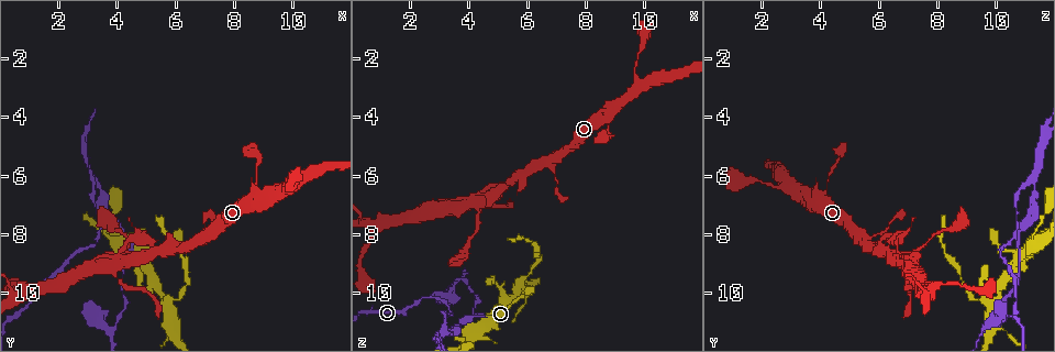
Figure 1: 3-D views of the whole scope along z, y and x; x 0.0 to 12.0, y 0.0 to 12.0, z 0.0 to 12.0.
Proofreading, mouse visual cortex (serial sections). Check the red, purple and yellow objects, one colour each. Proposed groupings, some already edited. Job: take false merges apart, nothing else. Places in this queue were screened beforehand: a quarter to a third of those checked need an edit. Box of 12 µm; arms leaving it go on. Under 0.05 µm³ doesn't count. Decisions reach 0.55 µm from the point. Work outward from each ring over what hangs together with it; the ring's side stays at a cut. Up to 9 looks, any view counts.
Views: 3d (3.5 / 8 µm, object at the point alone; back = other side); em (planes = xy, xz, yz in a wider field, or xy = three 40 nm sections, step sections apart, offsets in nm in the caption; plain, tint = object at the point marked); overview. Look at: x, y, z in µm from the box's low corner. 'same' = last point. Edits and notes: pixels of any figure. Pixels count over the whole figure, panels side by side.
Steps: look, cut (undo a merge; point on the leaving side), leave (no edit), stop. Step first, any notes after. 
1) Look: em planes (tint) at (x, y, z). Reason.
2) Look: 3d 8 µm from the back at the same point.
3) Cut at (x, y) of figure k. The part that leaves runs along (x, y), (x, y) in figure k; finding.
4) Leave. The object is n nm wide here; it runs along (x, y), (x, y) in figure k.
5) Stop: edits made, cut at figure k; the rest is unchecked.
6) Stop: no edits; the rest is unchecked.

Look: 3d 3.5 µm at (6.2, 10.2, 9.2). Calibre changes.

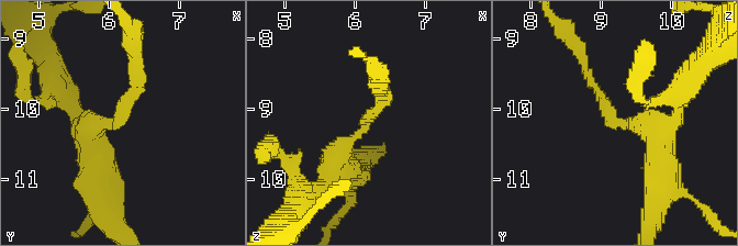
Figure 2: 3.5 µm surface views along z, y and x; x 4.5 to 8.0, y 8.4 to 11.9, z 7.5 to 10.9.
Look: em xy step 2 (tint) at (6.20, 10.20, 9.15). Now the EM.

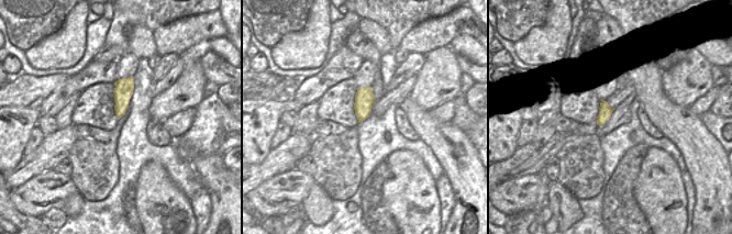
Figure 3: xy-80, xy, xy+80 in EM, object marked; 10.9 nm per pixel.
Look: em planes (tint) at the same point.

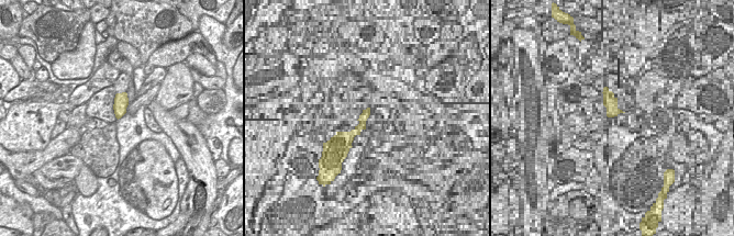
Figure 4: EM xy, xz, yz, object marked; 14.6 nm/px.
Cut at (130, 97) of figure 2. The part that leaves runs along (113, 123), (137, 82), (131, 38) in figure 2; a second cell is stuck on.

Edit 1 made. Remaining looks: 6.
Look: 3d 3.5 µm at (3.9, 9.1, 7.0). Abrupt turn.

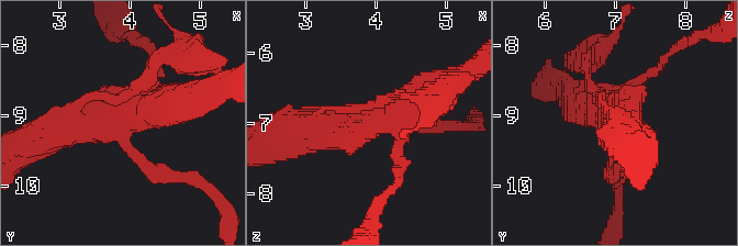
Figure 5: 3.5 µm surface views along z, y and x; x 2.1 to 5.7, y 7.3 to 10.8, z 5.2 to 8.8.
Look: em xy step 5 (plain) at (3.85, 9.05, 7.00). Shape alone is not enough.

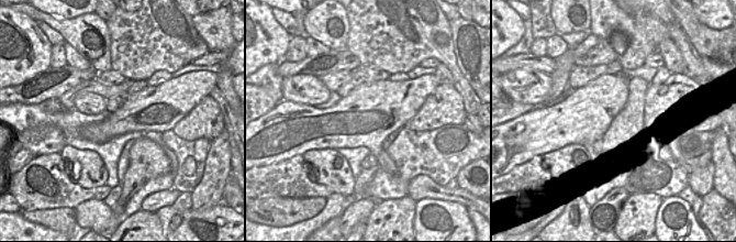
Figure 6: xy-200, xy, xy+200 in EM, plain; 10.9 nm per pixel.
Look: em xy step 5 (tint) at the same point. Where the object lies.

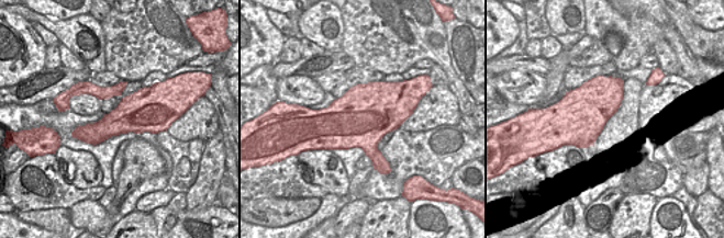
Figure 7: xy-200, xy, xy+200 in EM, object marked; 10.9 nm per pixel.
Leave. It runs along (426, 90), (383, 119), (295, 130) in figure 5; continuous, no second cell.

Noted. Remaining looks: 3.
Look: 3d 3.5 µm at (3.8, 8.1, 11.2). Three-way junction.

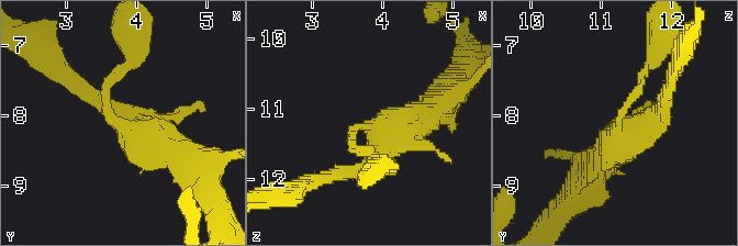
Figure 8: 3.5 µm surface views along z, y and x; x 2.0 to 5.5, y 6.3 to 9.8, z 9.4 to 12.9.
Look: em planes (tint) at (3.75, 8.10, 11.30). Now the EM.

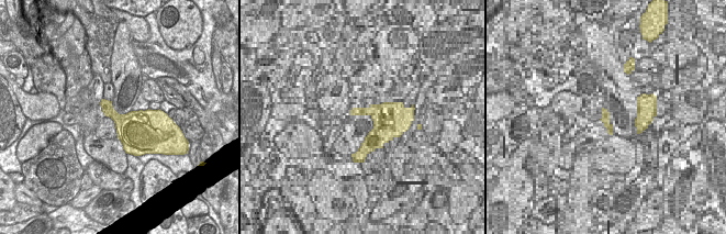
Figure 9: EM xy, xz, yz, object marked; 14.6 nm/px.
Leave. It runs along (194, 166), (113, 119), (107, 108), (113, 81) in figure 8; continuous, no second cell.

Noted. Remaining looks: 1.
Stop: edits made, cut at figure 2; the rest is unchecked.

